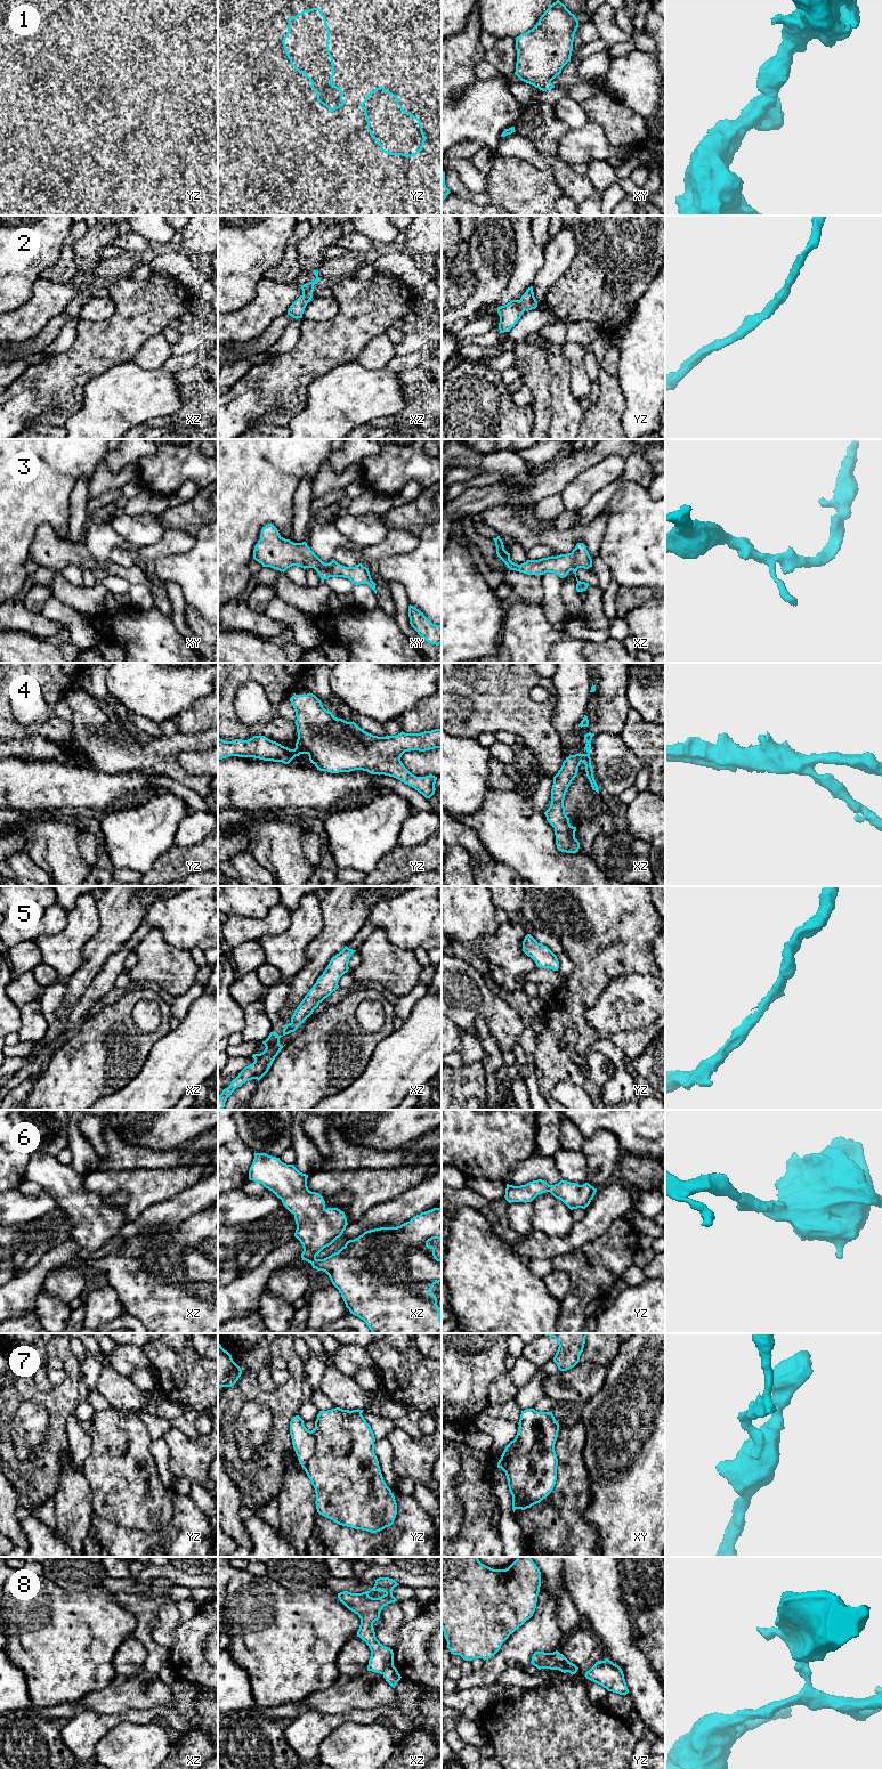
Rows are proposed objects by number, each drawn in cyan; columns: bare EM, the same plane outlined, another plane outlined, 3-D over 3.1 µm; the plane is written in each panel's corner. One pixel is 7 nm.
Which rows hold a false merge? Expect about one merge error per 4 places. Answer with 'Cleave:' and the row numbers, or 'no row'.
Cleave: 7, 8

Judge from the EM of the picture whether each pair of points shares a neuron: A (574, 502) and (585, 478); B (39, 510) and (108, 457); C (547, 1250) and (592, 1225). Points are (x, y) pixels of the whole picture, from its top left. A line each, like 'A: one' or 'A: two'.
A: one
B: one
C: one

